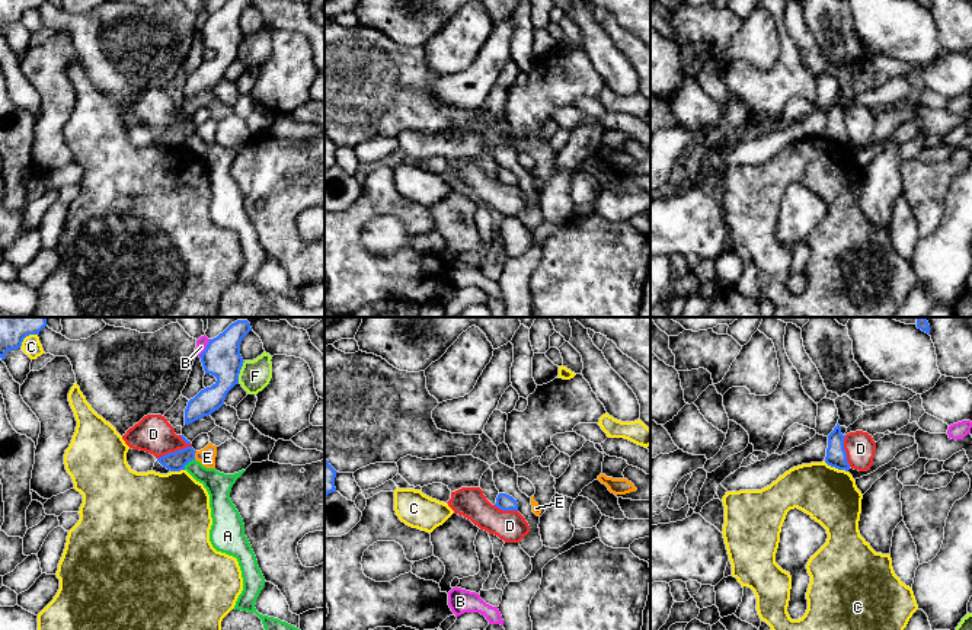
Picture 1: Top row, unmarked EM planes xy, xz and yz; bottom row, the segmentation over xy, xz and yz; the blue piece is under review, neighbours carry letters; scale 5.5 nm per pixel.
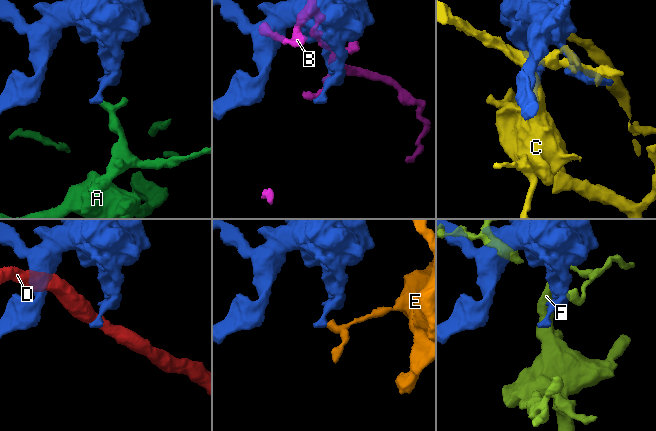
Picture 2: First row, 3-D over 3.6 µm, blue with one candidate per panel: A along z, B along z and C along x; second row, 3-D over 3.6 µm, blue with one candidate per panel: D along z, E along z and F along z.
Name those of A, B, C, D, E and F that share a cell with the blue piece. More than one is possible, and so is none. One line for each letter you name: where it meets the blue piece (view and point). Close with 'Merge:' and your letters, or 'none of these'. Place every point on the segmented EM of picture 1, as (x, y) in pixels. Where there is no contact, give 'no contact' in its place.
Merge: none of these

